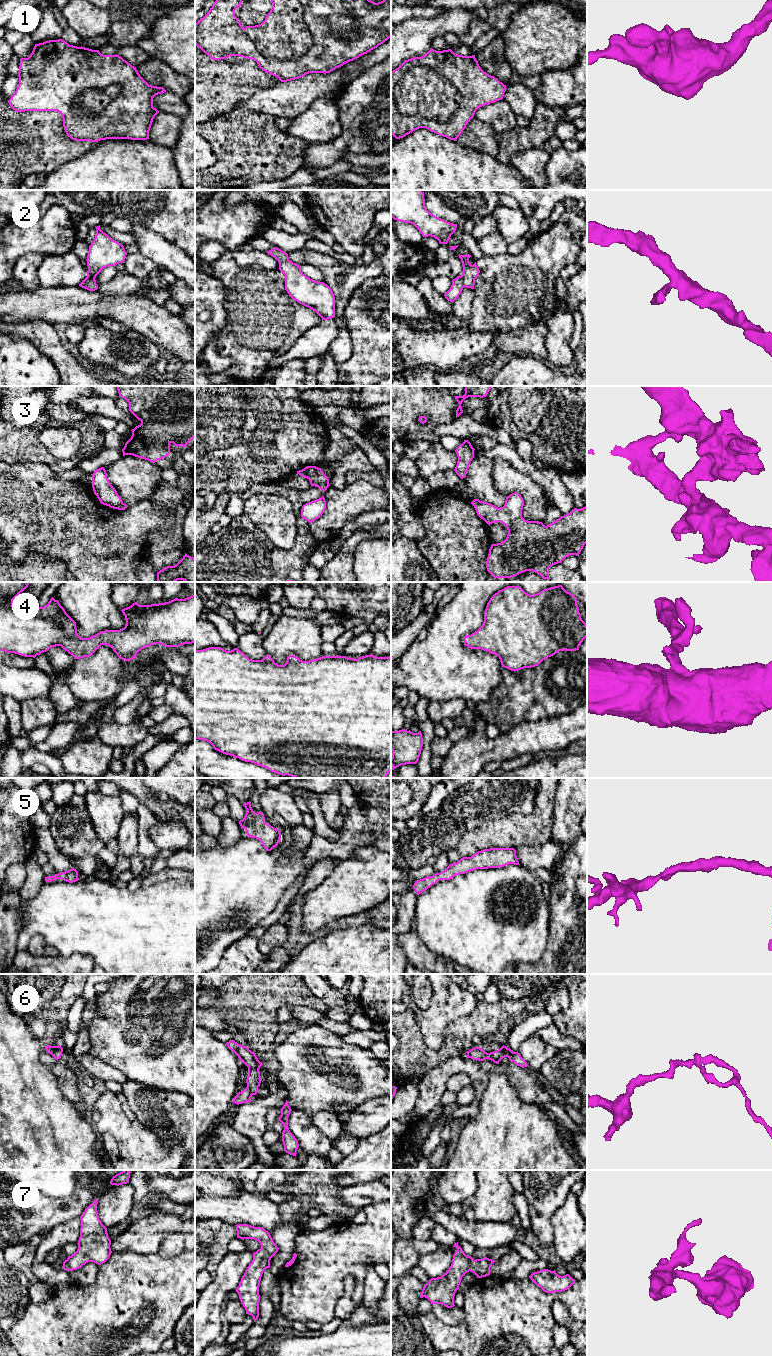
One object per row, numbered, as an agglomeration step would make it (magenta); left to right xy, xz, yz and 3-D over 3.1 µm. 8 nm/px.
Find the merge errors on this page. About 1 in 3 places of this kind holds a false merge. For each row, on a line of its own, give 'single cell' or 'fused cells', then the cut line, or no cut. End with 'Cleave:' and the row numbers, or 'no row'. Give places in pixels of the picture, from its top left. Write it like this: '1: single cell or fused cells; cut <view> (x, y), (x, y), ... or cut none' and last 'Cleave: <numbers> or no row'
1: fused cells; cut yz (393, 89), (408, 69), (426, 65), (451, 82), (461, 101)
2: single cell; cut none
3: fused cells; cut xz (318, 468), (308, 478)
4: single cell; cut none
5: single cell; cut none
6: fused cells; cut yz (507, 1048), (506, 1056)
7: single cell; cut none
Cleave: 1, 3, 6

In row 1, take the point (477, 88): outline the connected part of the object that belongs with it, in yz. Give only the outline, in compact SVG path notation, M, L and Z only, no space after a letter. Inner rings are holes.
M431 48L422 57L413 57L405 60L398 68L391 72L391 134L396 139L400 139L419 128L426 128L440 136L456 141L466 128L467 123L474 117L476 110L482 106L502 100L505 90L506 85L481 69L475 55L463 56L455 54L451 49L436 51ZM417 65L424 65L436 70L450 80L460 93L461 102L458 109L447 122L439 123L420 117L402 116L399 113L394 97L395 86L408 69Z

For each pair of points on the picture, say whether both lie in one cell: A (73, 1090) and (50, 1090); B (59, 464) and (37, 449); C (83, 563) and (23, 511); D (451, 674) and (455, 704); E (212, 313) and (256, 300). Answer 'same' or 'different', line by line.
A: different
B: same
C: same
D: different
E: different

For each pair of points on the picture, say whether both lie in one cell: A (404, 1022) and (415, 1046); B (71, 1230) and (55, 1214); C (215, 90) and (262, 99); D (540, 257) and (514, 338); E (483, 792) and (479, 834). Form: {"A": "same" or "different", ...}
{"A": "same", "B": "different", "C": "different", "D": "different", "E": "different"}

